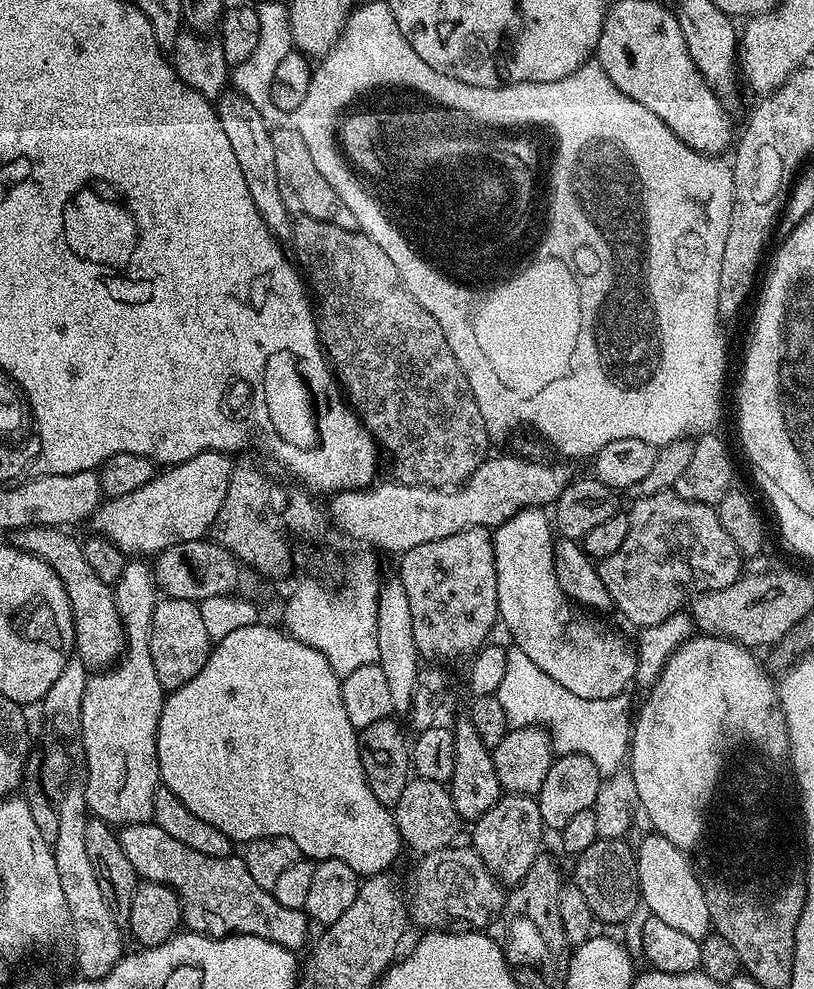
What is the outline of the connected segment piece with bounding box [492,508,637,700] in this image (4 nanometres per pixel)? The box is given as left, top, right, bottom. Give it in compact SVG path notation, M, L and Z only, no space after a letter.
M523 508L518 514L514 514L514 518L510 518L505 524L500 524L494 529L492 545L494 546L494 562L496 563L496 577L498 578L498 606L500 607L499 619L502 624L508 627L508 632L512 635L511 643L515 647L522 650L522 654L526 654L526 658L530 658L530 662L534 662L534 666L538 666L538 670L542 670L546 674L550 674L550 678L554 678L554 682L558 682L558 686L566 686L566 690L570 690L570 694L578 694L578 698L614 698L621 695L625 691L624 687L631 685L636 679L637 653L634 651L633 645L627 644L610 625L596 614L589 614L585 609L568 602L562 586L558 586L558 578L554 574L554 524L550 519L549 513L544 508Z

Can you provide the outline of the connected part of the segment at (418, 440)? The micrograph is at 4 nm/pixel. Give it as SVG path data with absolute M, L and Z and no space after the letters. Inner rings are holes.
M295 217L292 220L290 244L292 244L291 251L294 253L295 263L302 269L303 275L310 285L310 292L314 297L315 307L318 309L320 342L324 345L339 387L342 389L347 403L360 417L366 431L374 437L377 445L383 451L385 448L392 455L392 472L396 475L393 477L401 484L413 484L427 488L457 488L460 484L467 482L470 474L474 474L474 470L478 470L478 466L482 466L482 462L489 459L488 427L482 418L482 410L478 410L478 402L470 390L470 382L466 382L466 374L462 374L462 366L458 366L458 358L454 358L454 350L450 350L450 342L446 342L446 334L442 334L442 326L438 326L436 319L413 298L410 290L406 290L406 286L398 274L398 266L394 266L394 262L390 262L390 258L386 258L386 254L383 253L382 246L378 246L378 242L374 242L363 232L334 226L330 222L318 218Z

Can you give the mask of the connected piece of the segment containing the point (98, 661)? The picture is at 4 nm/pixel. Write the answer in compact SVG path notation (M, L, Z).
M35 524L29 528L15 529L11 533L12 540L10 540L10 544L13 548L21 548L24 552L32 552L38 558L47 560L48 565L58 574L58 578L62 578L62 584L66 586L66 594L70 598L72 617L74 618L75 655L89 670L103 670L112 667L124 651L124 622L118 614L113 585L102 582L102 578L98 578L98 574L94 574L94 569L86 563L83 543L79 539L76 541L68 532L71 531L60 526Z

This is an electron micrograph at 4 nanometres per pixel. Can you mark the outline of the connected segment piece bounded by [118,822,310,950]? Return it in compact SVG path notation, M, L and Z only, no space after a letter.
M155 822L123 825L118 835L122 851L126 853L126 858L130 858L130 866L134 866L140 880L158 882L176 891L182 924L187 931L197 932L199 936L253 936L293 950L300 950L303 946L304 935L310 927L307 915L299 908L282 906L282 902L278 902L269 889L258 886L258 882L250 878L250 870L246 870L239 855L214 858L210 854L190 850L190 846L182 846L182 842L170 838L170 834L166 834L166 830L162 830Z

